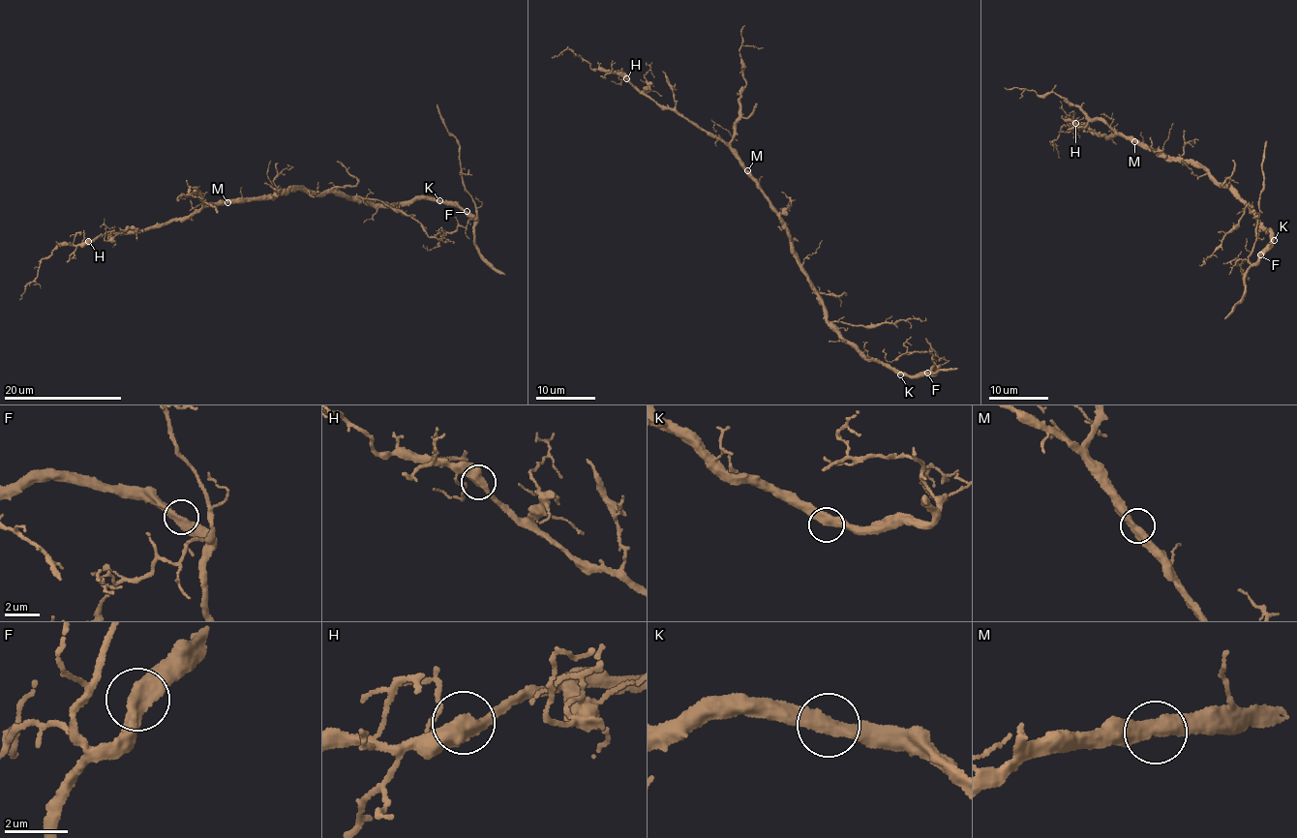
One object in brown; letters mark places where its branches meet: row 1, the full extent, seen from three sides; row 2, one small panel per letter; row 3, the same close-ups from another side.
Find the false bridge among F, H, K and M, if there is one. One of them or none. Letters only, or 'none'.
none

